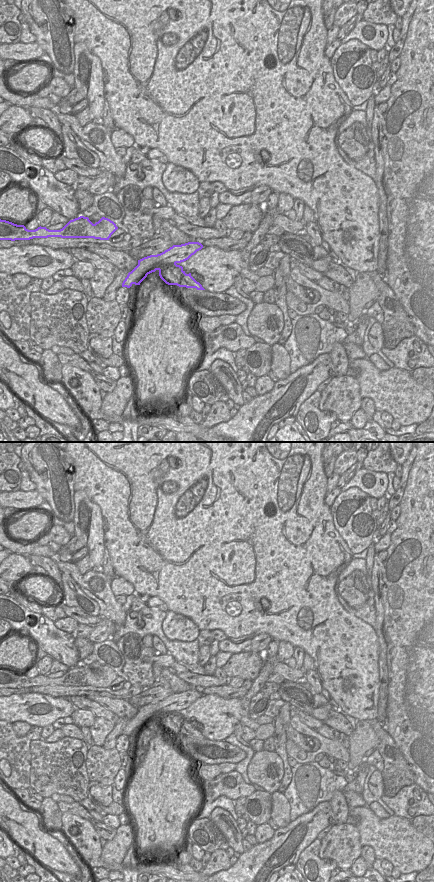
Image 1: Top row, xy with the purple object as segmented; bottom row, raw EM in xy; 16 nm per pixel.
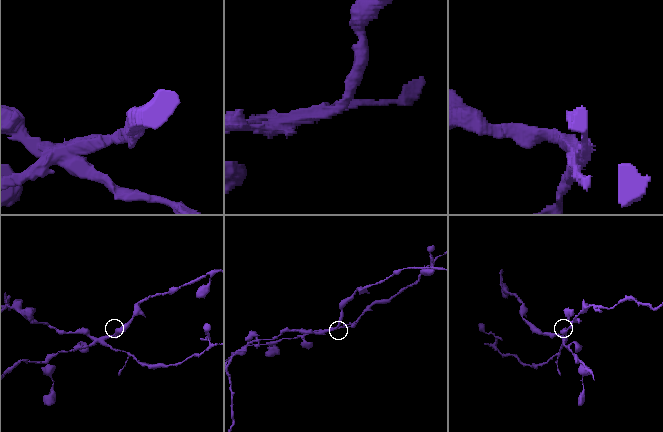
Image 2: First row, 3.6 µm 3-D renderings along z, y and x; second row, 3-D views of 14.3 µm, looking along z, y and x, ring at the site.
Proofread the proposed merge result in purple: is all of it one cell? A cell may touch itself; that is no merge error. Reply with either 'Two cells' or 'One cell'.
Two cells

